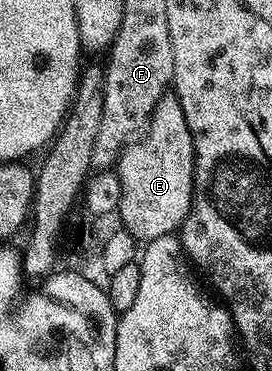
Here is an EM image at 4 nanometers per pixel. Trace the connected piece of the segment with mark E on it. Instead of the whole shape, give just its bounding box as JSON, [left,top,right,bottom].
[115,94,193,242]

